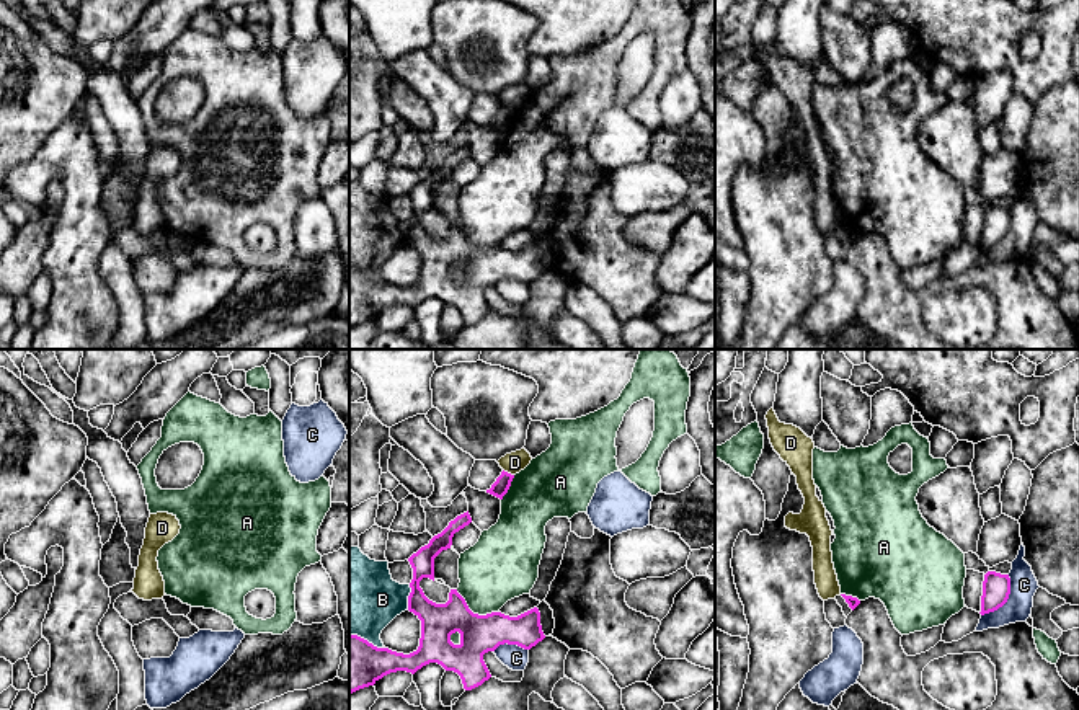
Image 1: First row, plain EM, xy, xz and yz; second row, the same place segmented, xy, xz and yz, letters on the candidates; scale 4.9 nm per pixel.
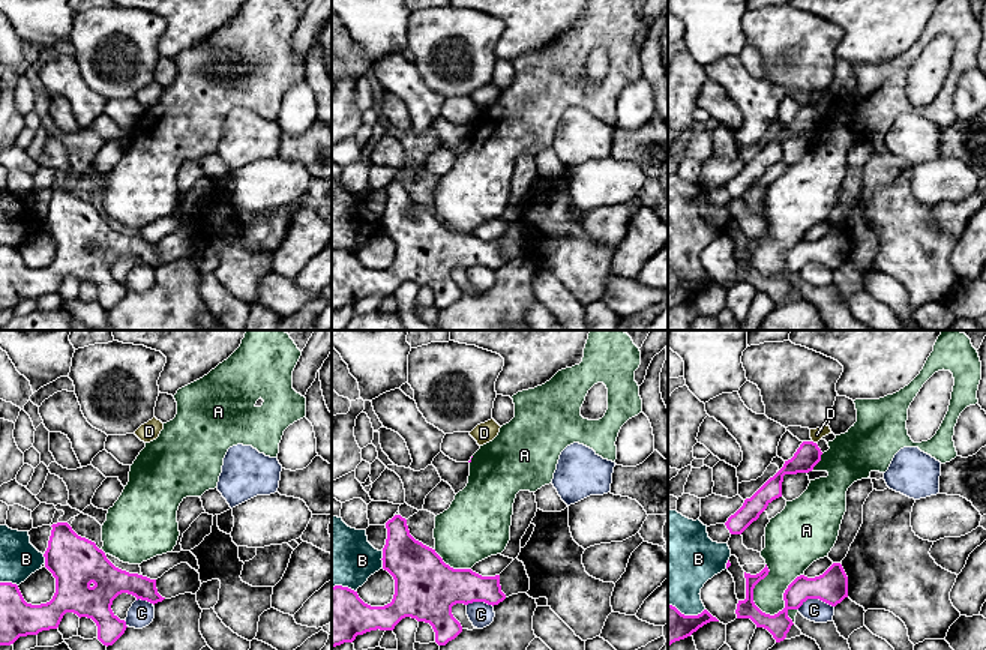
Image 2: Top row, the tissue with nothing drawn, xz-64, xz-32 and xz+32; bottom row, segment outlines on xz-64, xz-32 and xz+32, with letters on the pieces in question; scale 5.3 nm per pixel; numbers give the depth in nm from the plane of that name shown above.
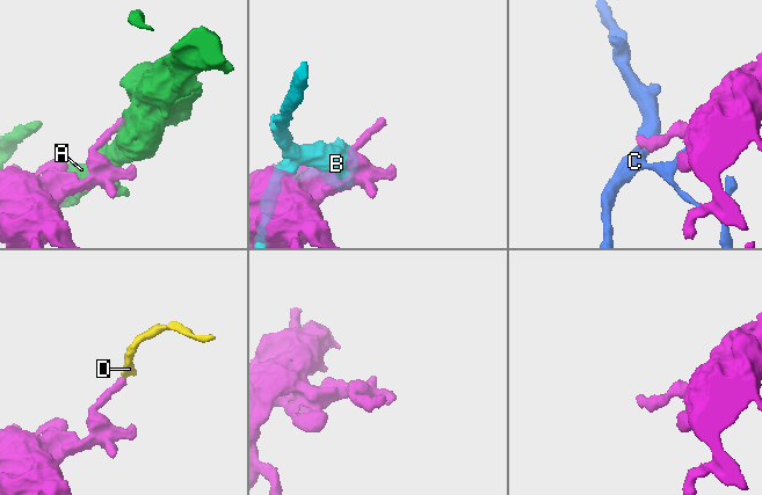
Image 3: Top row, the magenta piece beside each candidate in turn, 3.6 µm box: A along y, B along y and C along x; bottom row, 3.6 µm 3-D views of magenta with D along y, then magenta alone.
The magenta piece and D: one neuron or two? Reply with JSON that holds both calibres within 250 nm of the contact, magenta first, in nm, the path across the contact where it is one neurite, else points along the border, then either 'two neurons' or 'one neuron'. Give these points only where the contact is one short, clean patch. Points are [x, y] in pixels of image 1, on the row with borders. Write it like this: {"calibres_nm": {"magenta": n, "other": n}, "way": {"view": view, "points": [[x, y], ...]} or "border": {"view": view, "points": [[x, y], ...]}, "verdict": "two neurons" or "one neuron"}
{"calibres_nm": {"magenta": 80, "other": 100}, "border": {"view": "xz", "points": [[503, 469], [513, 475]]}, "verdict": "two neurons"}

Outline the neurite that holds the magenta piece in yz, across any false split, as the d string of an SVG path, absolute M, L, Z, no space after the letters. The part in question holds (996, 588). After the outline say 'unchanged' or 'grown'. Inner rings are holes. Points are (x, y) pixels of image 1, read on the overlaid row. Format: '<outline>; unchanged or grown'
M988 571L983 581L981 596L981 615L989 614L1002 607L1010 594L1010 578L1009 575L1001 575L996 571Z; unchanged

